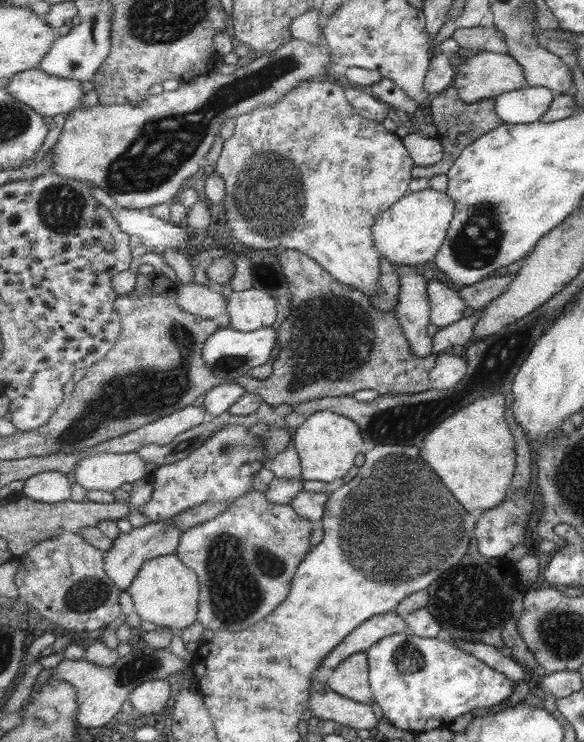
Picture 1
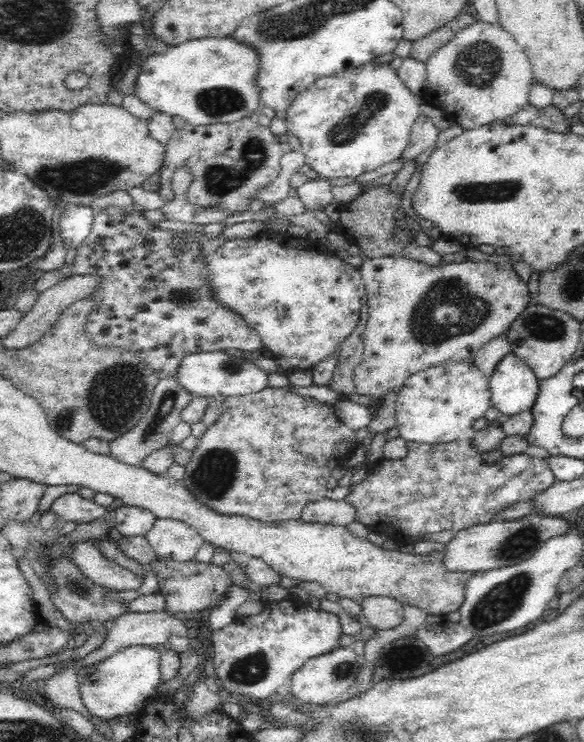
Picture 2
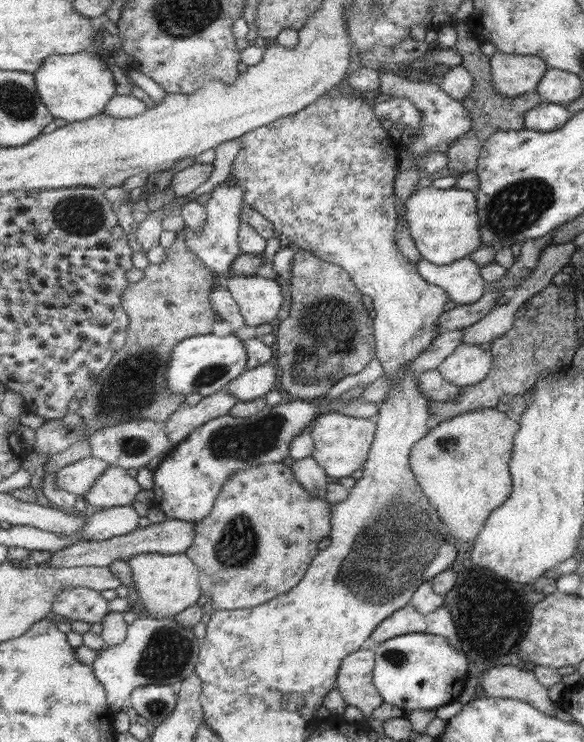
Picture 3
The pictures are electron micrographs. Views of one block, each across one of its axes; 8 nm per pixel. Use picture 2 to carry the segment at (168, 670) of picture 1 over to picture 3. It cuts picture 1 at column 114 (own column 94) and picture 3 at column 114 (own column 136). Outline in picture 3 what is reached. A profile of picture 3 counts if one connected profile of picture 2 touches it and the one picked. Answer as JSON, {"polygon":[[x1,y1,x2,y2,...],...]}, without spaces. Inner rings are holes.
{"polygon":[[141,613,128,627,128,637,121,644,108,647,97,655,93,668,98,679,106,686,109,708,112,713,127,707,137,687,148,684,169,685,177,694,183,679,195,673,202,641,195,638,191,629,174,619]]}

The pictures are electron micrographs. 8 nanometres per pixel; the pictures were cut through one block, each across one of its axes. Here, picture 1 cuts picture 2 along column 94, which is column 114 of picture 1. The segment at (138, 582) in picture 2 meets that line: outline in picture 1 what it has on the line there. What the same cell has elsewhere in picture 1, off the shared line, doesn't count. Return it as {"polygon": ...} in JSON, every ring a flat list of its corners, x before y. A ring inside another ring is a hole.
{"polygon":[[168,520,162,522,148,522,141,526,133,528,130,533,121,533,113,543,113,548,106,552,106,572,111,580,115,581,118,588,127,591,134,583,135,575,138,575,139,568,149,560,159,556,174,554,178,546,178,538,181,535,180,530]]}

